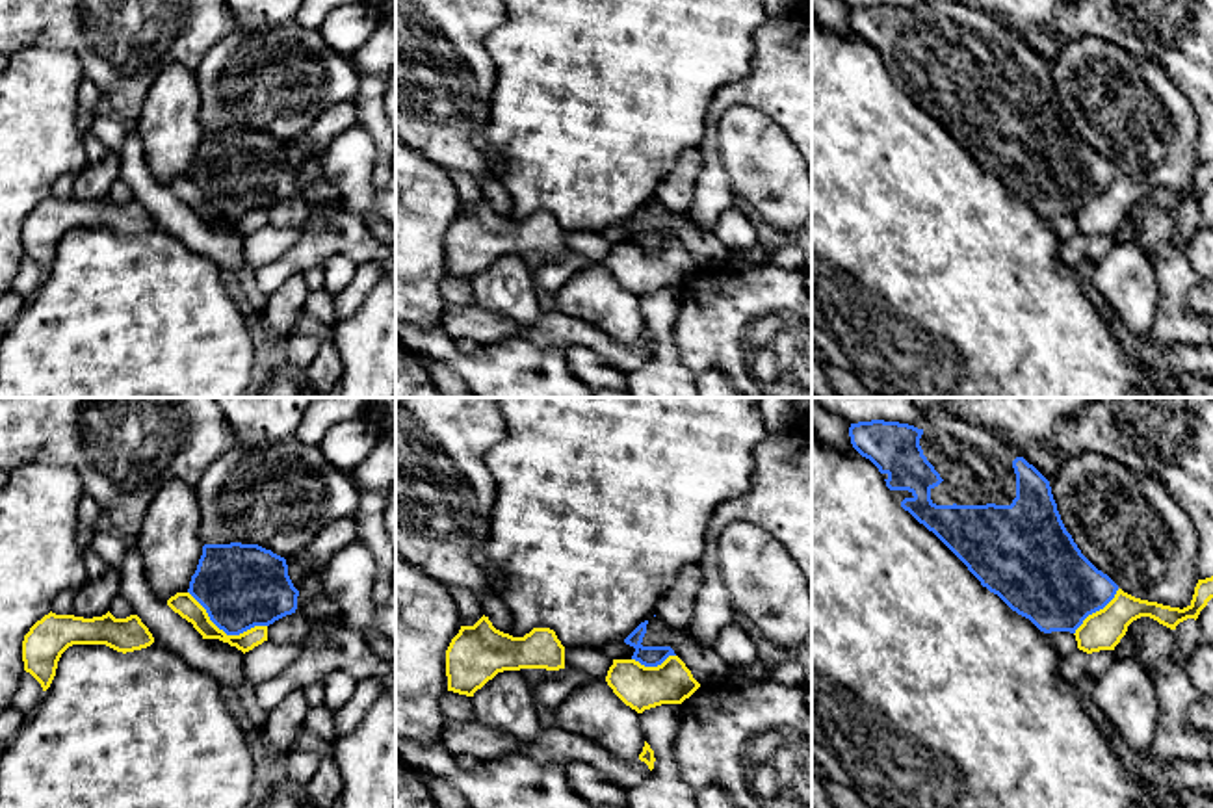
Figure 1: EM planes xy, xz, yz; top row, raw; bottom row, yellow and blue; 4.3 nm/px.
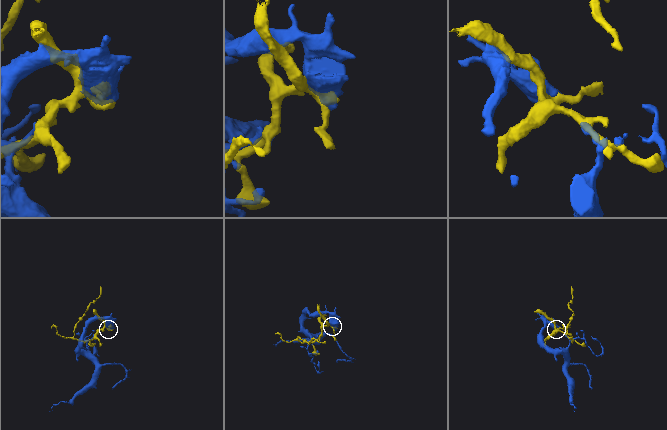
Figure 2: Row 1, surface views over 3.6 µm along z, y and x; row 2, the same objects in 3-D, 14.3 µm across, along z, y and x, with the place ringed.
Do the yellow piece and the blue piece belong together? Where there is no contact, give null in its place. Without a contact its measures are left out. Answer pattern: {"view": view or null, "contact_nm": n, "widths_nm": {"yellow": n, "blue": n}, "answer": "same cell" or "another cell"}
{"view": "xy", "contact_nm": 380, "widths_nm": {"yellow": 100, "blue": 360}, "answer": "another cell"}

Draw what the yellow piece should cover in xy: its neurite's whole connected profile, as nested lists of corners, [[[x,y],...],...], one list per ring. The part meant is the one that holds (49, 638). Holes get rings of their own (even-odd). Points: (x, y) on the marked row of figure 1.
[[[50,611],[24,635],[22,661],[24,671],[46,691],[56,676],[61,654],[72,645],[106,645],[126,654],[152,643],[152,633],[137,615],[115,619],[108,611],[102,617],[84,619]]]

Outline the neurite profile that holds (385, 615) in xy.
[[[396,565],[392,594],[385,604],[375,607],[373,626],[381,630],[396,648]]]

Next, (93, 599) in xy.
[[[111,567],[98,580],[87,580],[80,589],[76,589],[72,615],[84,619],[106,615],[113,598],[119,594],[119,583],[121,574]]]

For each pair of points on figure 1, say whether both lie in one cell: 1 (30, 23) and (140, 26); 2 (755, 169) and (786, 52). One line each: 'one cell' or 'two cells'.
1: one cell
2: two cells

